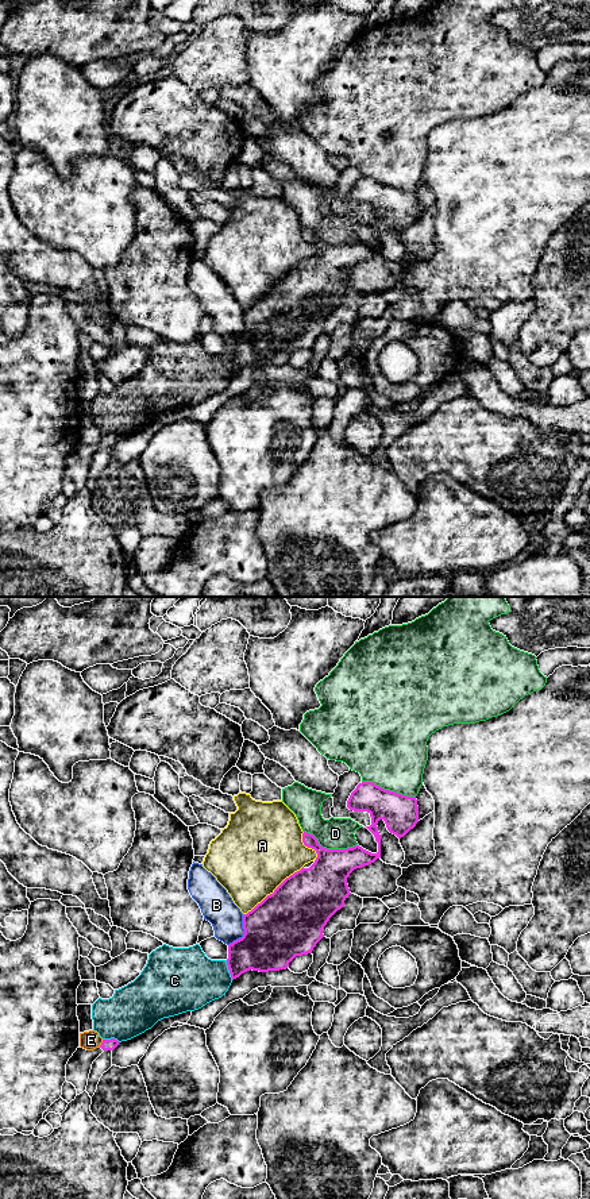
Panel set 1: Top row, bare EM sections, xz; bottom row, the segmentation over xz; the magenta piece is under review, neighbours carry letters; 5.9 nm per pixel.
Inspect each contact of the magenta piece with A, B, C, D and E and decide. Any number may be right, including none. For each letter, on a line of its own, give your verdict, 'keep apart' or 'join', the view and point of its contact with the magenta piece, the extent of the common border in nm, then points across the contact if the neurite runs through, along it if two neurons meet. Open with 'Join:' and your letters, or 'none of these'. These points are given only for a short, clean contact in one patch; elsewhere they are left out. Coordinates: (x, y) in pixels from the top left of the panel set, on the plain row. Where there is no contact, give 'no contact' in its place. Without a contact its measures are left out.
Join: none of these
A: keep apart; contact xz (274, 286); length 460 nm
B: keep apart; contact xz (245, 327); length 220 nm
C: keep apart; contact xz (228, 363); length 130 nm
D: keep apart; contact xz (330, 245); length 340 nm
E: keep apart; contact xz (101, 439); length 50 nm

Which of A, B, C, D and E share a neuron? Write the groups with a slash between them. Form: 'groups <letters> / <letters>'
groups A / B / C / D / E

